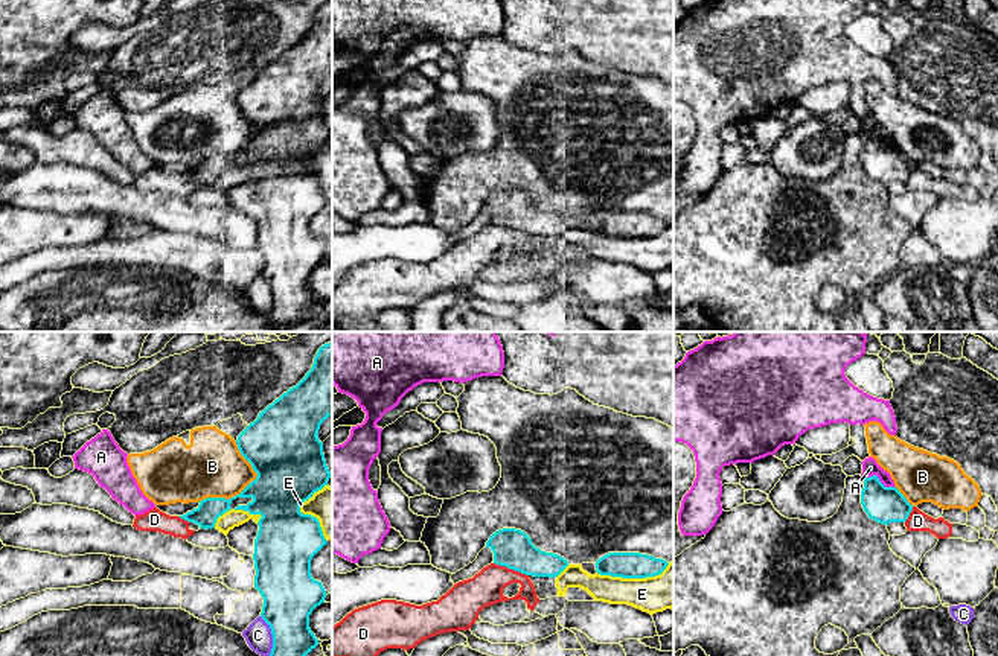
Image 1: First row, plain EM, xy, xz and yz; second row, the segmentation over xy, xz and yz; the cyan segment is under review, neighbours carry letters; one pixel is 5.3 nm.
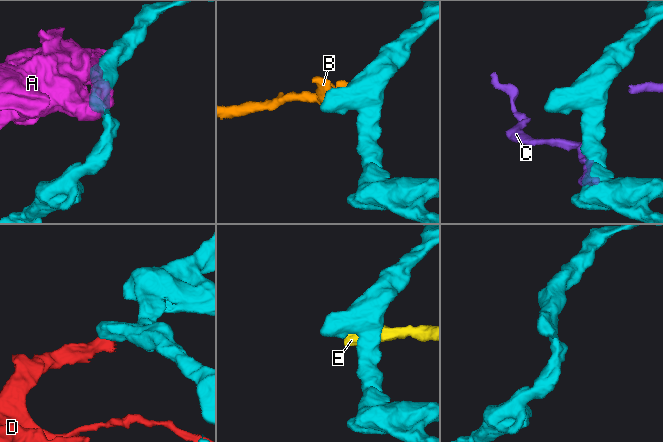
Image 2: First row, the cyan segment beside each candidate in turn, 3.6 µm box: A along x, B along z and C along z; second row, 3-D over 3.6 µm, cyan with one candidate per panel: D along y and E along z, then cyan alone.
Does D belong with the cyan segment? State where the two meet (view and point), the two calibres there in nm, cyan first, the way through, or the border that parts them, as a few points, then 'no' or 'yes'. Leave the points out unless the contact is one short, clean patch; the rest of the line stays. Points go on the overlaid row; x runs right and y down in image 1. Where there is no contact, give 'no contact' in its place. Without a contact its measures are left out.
contact xz (511, 568); calibres 200 and 180 nm; border xz (494, 562), (527, 576); no

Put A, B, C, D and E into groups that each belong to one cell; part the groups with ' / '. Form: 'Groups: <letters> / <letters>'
Groups: A / B / C / D E

